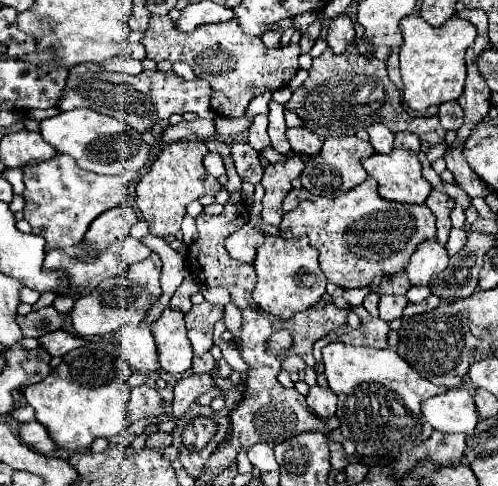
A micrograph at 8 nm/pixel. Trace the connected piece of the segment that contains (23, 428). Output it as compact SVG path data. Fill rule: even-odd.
M36 420L20 424L18 432L20 432L20 438L40 454L50 454L52 450L56 450L56 444L48 436L48 430L42 424L38 424Z

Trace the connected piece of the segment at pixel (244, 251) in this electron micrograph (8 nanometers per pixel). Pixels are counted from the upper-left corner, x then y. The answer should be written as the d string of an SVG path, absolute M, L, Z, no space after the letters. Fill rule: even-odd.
M250 224L242 226L240 230L236 230L234 234L228 236L226 240L226 250L234 260L240 262L254 262L256 258L256 248L264 242L264 234L258 232L256 228L252 228Z

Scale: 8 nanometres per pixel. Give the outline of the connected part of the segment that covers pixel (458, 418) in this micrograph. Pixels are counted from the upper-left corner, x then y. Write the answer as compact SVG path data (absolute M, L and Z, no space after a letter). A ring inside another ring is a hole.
M452 388L426 400L422 414L438 432L472 434L480 420L474 398L466 388Z

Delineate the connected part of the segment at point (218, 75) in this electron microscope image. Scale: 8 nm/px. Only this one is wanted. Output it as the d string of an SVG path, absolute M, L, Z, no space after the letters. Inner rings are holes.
M152 16L148 22L148 30L144 32L142 44L146 48L146 58L154 62L182 60L190 64L196 76L208 80L214 90L212 110L229 118L246 114L248 102L260 92L274 92L288 86L292 76L300 70L298 44L290 44L286 48L268 48L258 36L244 34L236 18L220 24L204 24L194 32L184 34L172 24L170 18Z

